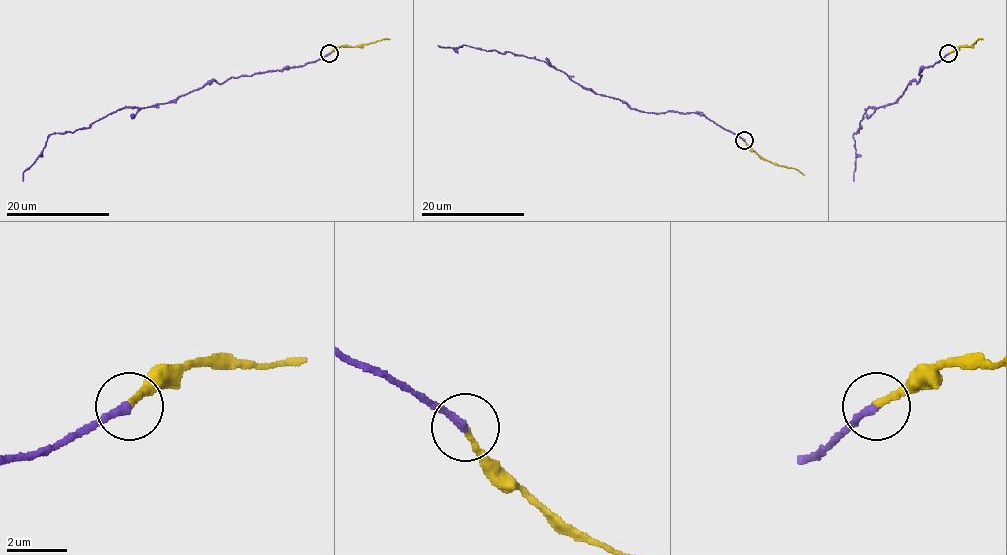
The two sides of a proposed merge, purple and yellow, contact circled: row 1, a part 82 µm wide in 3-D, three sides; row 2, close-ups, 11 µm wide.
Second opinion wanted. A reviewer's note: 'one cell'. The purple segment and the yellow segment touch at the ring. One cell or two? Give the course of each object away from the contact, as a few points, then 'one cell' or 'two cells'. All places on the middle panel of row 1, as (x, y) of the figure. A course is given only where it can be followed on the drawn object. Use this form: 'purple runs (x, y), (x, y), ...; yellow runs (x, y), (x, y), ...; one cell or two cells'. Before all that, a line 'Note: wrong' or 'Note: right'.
Note: wrong
purple runs (745, 141), (704, 115), (644, 112), (620, 100), (595, 94), (544, 61), (466, 45), (438, 45); yellow runs (745, 141), (764, 159), (795, 168), (804, 174); two cells

